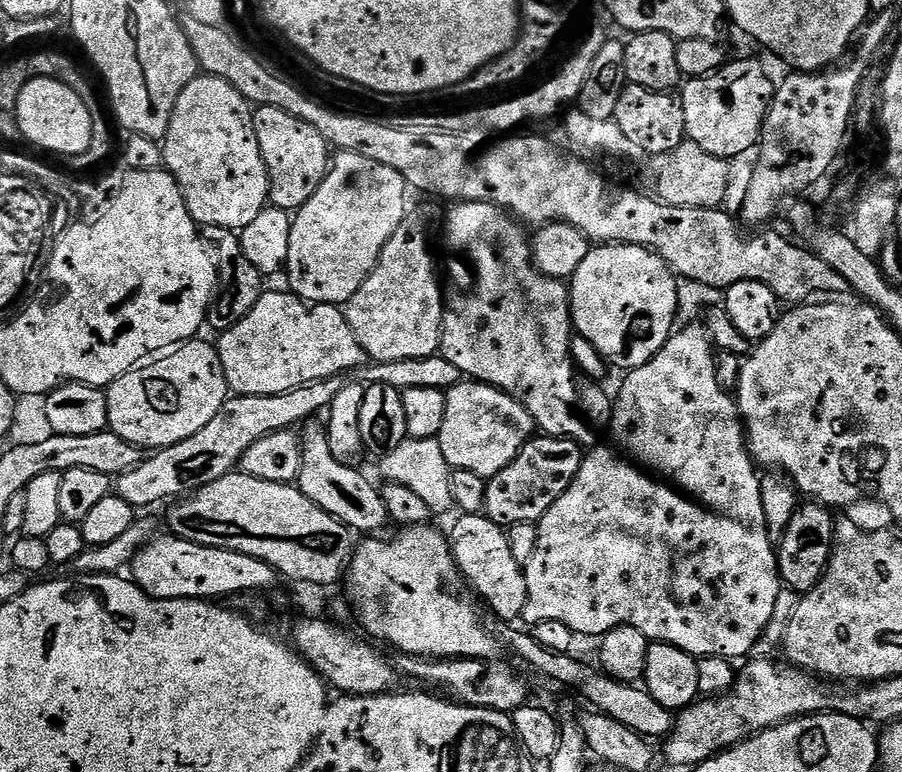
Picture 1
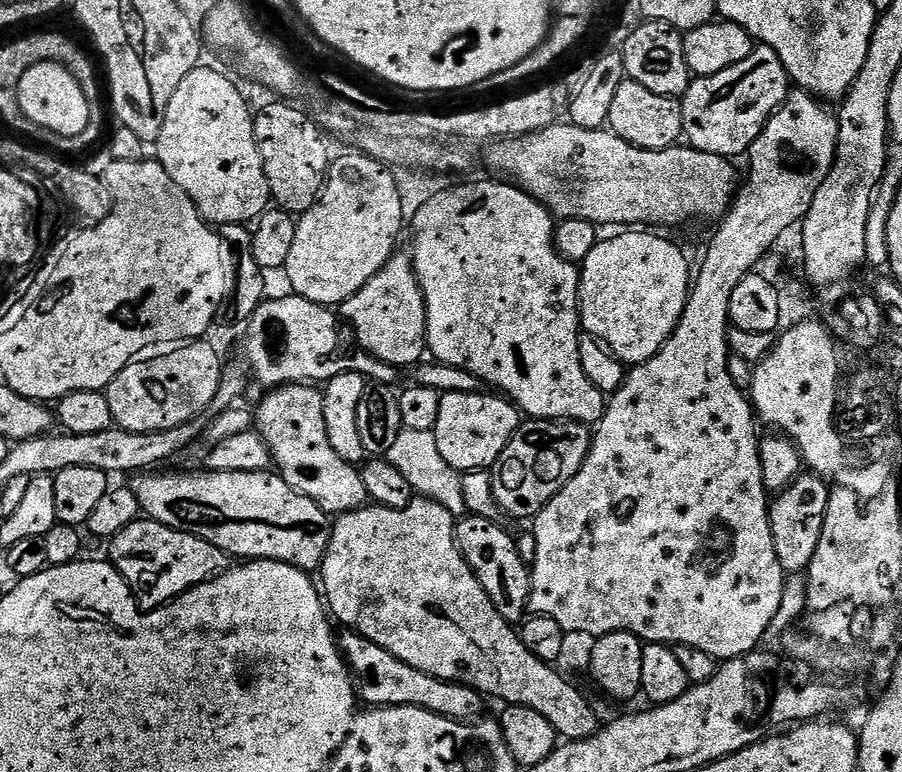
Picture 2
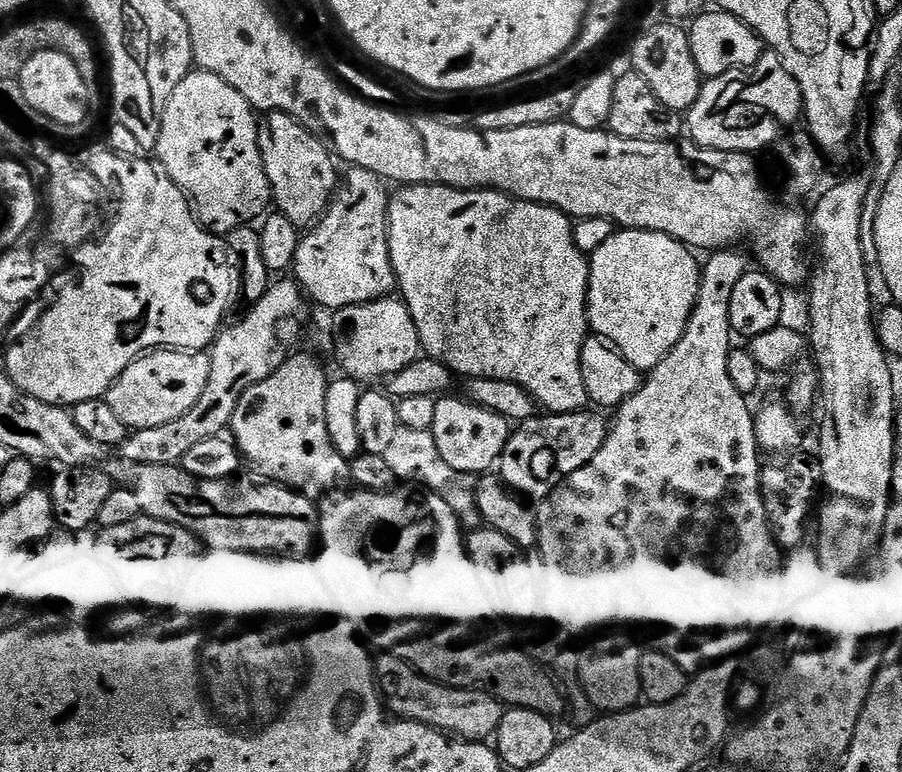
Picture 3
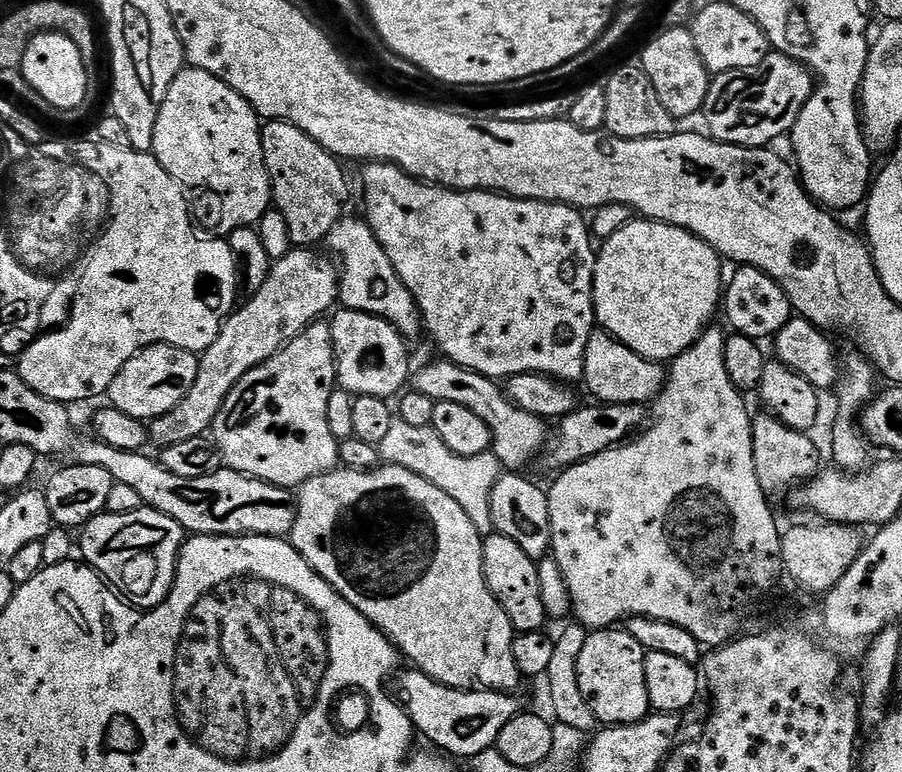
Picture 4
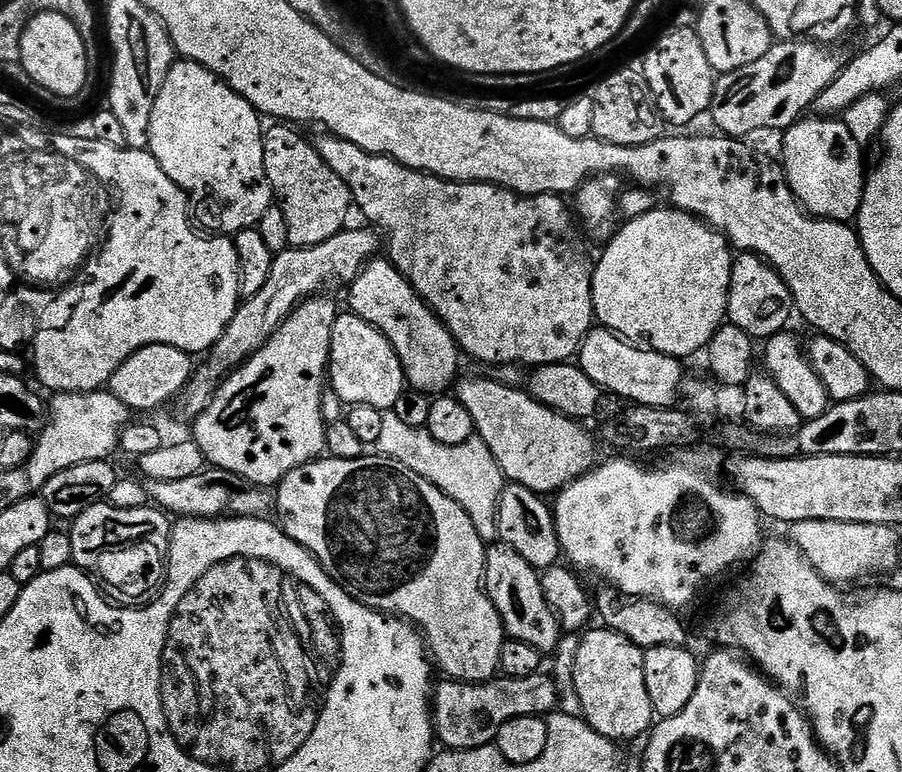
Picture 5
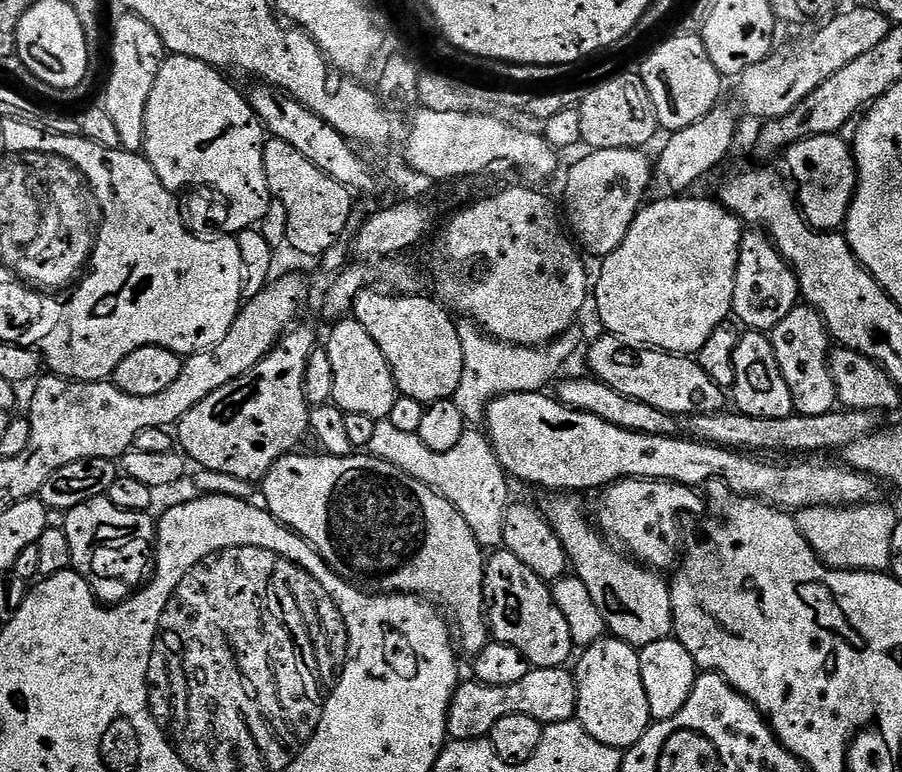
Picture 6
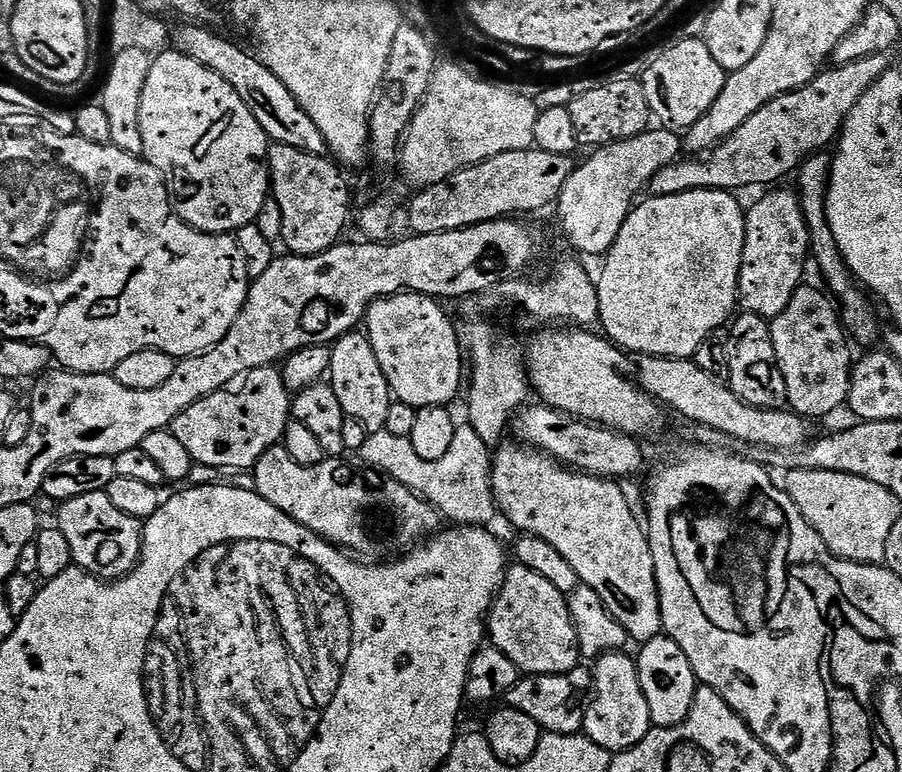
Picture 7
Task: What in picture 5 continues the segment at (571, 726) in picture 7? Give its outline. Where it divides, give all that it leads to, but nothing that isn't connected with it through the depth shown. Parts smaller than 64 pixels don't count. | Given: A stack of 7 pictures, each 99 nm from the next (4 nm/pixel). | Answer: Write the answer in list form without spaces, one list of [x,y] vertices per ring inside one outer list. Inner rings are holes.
[[[537,674],[530,678],[493,678],[483,684],[466,684],[459,680],[445,679],[444,684],[437,683],[432,698],[432,727],[437,741],[440,740],[445,749],[481,748],[484,744],[492,744],[498,730],[510,718],[523,716],[542,716],[557,711],[560,692],[556,684],[545,674]]]

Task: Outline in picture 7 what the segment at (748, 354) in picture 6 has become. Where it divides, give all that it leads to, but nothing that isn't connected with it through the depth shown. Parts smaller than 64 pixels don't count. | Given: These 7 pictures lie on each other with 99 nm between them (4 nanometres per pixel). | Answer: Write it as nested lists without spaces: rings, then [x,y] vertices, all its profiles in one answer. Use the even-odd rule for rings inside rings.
[[[741,311],[731,321],[727,332],[728,345],[722,348],[722,352],[723,355],[724,352],[728,355],[726,383],[732,389],[732,393],[743,404],[749,404],[755,408],[783,409],[788,402],[786,378],[782,378],[782,370],[778,370],[778,358],[774,354],[771,323],[763,320],[758,314]]]

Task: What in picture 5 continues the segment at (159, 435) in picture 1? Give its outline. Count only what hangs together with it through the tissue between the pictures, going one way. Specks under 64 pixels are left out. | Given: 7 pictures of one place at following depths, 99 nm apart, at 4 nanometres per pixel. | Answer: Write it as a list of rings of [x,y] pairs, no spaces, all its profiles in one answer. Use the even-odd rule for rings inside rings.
[[[155,344],[138,350],[108,379],[107,391],[118,398],[133,413],[152,412],[164,403],[175,401],[180,392],[188,385],[194,371],[193,357],[189,353],[178,350],[174,346]]]

